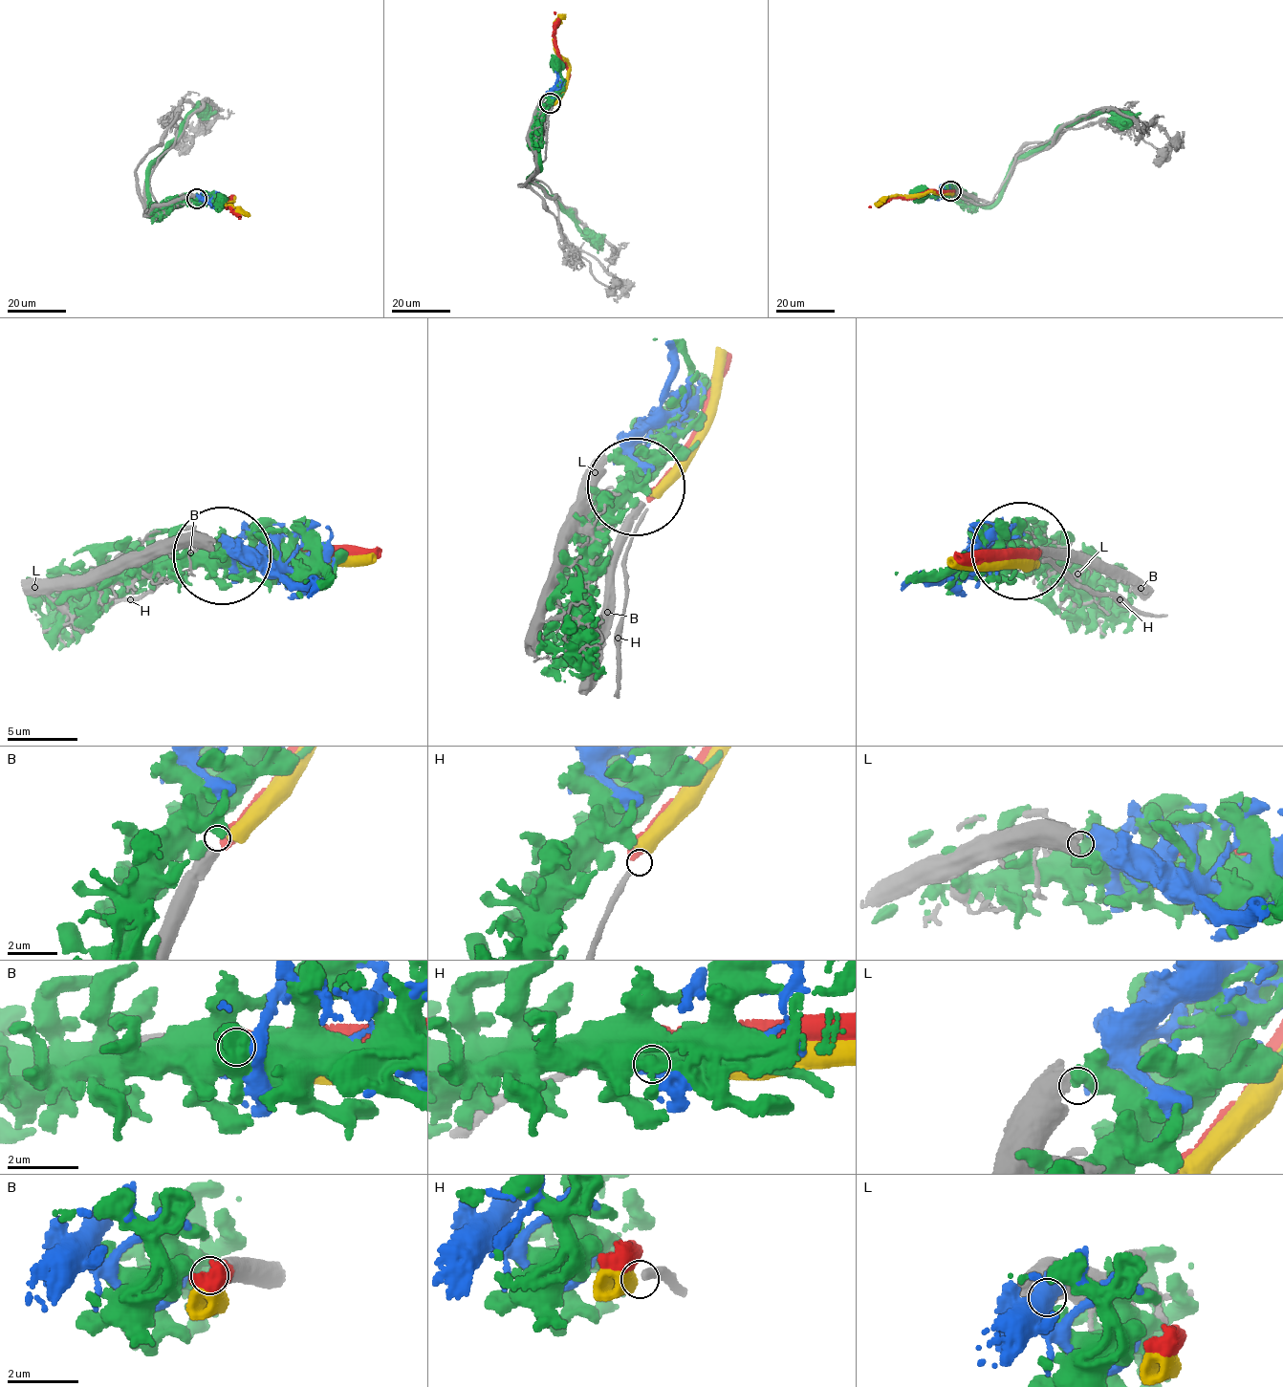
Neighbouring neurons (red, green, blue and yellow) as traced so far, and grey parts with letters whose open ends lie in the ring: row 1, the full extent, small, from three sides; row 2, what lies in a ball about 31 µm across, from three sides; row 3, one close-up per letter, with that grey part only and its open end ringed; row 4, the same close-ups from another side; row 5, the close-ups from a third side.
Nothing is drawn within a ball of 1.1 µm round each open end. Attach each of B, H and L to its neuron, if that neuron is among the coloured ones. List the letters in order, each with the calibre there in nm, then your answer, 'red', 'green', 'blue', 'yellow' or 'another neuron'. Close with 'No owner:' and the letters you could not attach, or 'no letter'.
B: 550 nm | red
H: 240 nm | another neuron
L: 650 nm | blue
No owner: H

